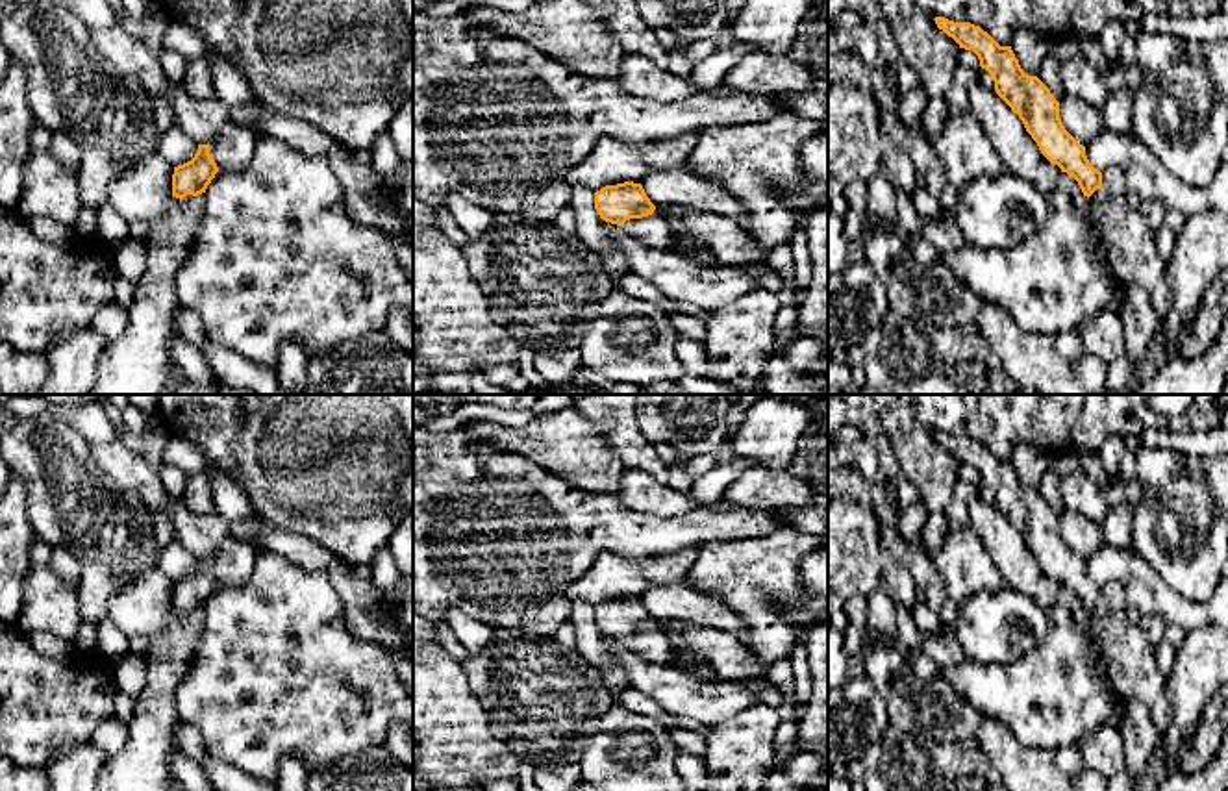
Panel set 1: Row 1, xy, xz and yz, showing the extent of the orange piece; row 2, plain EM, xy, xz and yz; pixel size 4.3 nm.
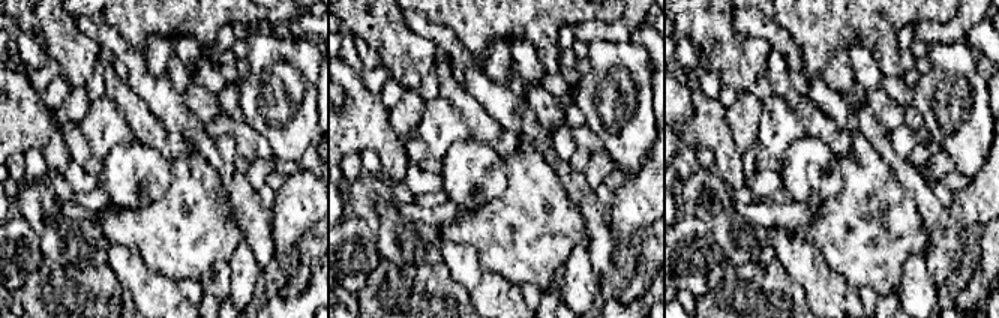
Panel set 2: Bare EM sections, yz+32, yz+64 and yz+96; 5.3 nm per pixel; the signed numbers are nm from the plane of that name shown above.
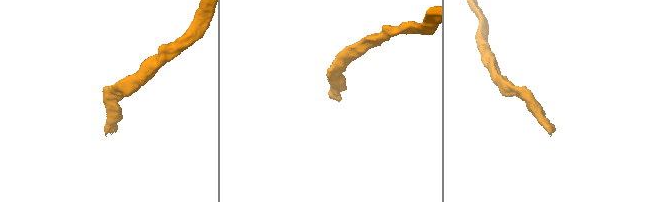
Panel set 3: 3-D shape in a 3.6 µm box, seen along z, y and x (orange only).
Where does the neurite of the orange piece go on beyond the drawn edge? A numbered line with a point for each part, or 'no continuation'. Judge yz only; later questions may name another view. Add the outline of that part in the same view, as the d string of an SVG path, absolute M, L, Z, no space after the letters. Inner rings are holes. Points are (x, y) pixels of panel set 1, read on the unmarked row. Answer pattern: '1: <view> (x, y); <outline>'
1: yz (1128, 654); M1104 600L1091 611L1096 648L1108 665L1108 676L1117 693L1139 698L1150 711L1159 734L1171 722L1167 676L1154 659L1154 645L1139 624L1132 624L1124 611L1113 611Z

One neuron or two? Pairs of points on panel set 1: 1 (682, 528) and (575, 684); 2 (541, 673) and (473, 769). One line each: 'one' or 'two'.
1: two
2: two

